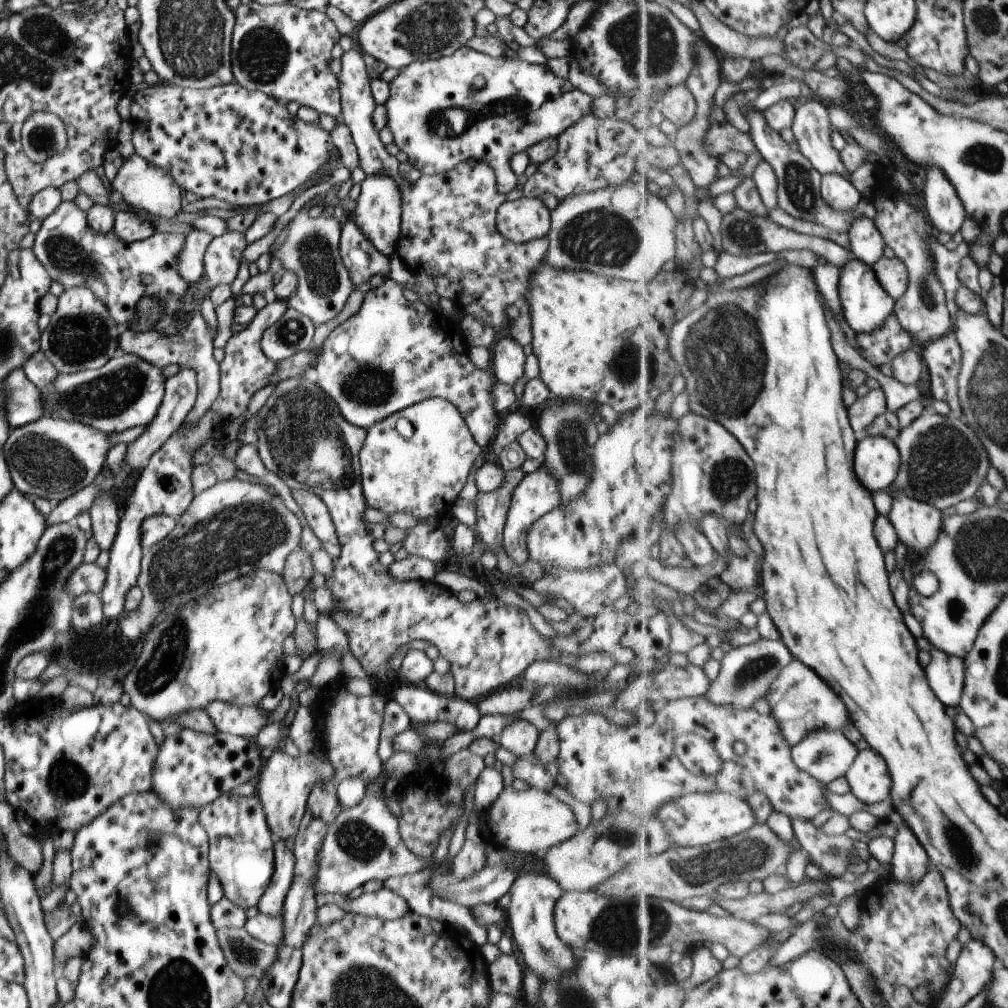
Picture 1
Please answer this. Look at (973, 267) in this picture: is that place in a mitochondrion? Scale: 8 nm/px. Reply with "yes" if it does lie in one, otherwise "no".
no

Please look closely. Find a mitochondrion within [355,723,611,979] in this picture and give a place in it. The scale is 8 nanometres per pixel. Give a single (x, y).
(552, 963)

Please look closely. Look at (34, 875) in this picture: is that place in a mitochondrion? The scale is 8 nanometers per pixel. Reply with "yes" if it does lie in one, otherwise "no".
no

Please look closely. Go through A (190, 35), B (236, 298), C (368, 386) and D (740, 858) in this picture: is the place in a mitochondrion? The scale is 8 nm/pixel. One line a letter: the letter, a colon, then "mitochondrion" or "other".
A: mitochondrion
B: other
C: mitochondrion
D: mitochondrion

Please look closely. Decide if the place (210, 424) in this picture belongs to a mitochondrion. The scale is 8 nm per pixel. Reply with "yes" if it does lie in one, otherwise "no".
no

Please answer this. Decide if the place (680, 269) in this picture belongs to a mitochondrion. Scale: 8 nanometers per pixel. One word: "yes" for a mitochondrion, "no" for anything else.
no

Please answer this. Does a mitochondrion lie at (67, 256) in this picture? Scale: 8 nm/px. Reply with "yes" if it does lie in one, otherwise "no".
yes

